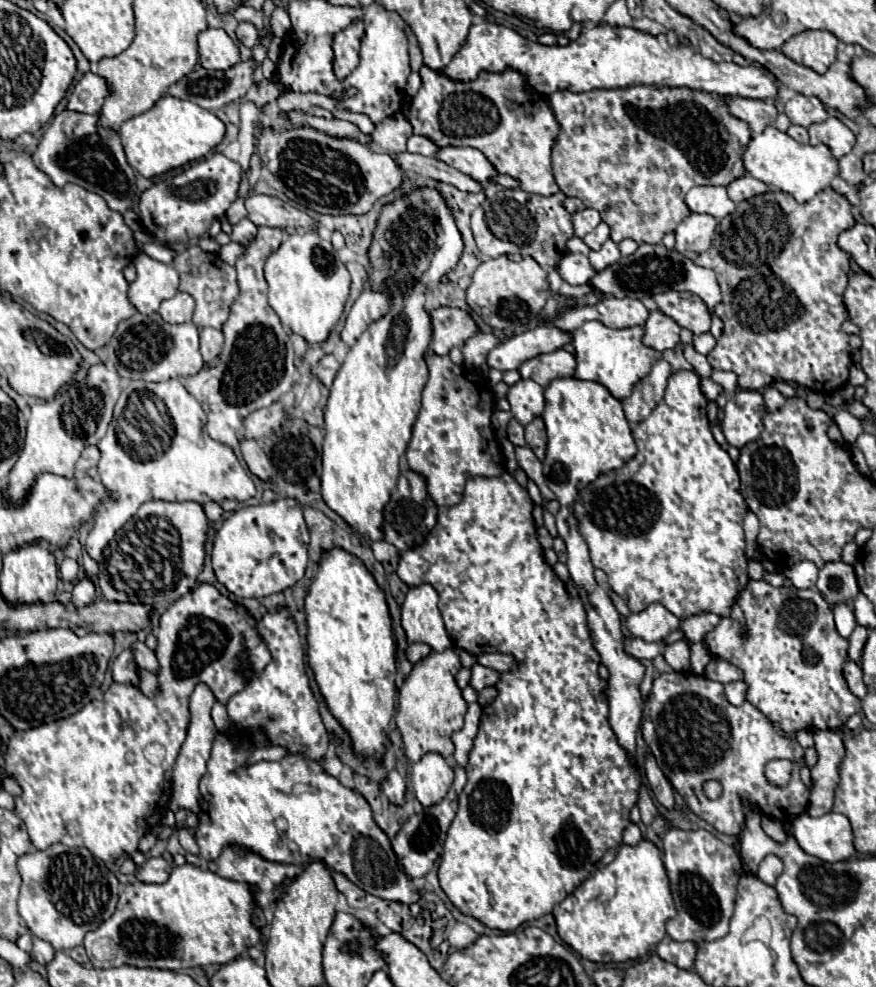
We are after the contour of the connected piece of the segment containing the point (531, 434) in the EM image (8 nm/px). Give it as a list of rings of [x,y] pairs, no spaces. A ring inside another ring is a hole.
[[[534,418],[530,424],[524,426],[524,430],[526,430],[526,442],[534,450],[536,458],[544,460],[544,454],[546,454],[546,428],[544,428],[542,418]]]

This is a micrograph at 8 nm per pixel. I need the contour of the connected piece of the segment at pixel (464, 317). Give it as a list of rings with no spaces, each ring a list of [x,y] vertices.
[[[438,308],[430,312],[432,318],[432,344],[434,354],[448,354],[450,348],[462,346],[470,336],[478,332],[470,314],[460,308]]]

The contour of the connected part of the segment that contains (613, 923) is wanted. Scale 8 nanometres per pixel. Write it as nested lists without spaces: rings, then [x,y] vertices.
[[[640,840],[636,846],[622,844],[616,852],[616,858],[608,866],[600,868],[594,876],[586,878],[572,894],[562,900],[562,904],[556,904],[552,914],[556,918],[558,936],[582,958],[592,962],[626,962],[644,958],[652,946],[656,946],[666,936],[666,920],[676,916],[660,850],[650,840]]]

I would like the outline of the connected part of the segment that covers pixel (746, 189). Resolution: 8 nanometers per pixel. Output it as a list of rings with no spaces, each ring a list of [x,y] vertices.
[[[746,174],[746,176],[734,180],[734,182],[728,186],[728,196],[738,204],[738,202],[742,202],[742,200],[748,200],[748,198],[758,196],[758,194],[768,192],[768,190],[770,190],[768,184],[762,184],[760,180],[756,180],[756,178],[752,178],[750,174]]]

